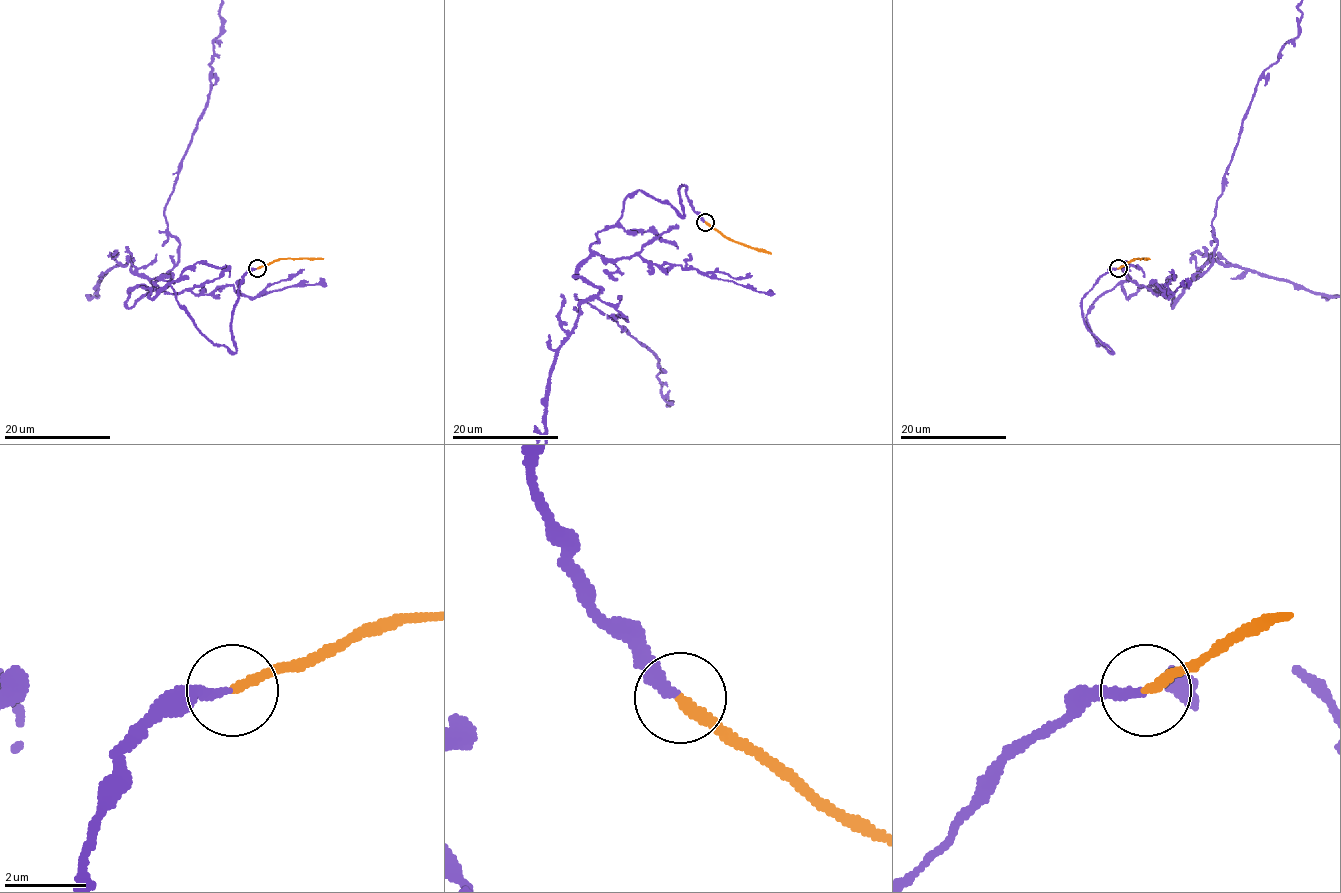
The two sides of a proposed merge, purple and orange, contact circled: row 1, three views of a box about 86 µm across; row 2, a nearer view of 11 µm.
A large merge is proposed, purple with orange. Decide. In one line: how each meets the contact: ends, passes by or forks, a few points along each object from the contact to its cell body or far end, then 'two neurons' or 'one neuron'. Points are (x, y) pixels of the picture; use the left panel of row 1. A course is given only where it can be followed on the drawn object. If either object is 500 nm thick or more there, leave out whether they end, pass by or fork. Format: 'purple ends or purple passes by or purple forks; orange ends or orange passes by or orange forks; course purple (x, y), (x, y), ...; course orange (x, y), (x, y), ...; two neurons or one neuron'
purple ends; orange ends; course orange (257, 269), (284, 258), (323, 259); one neuron

